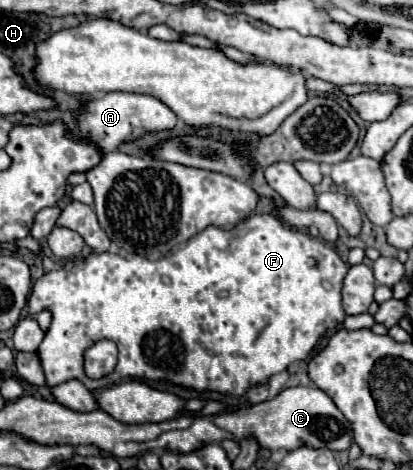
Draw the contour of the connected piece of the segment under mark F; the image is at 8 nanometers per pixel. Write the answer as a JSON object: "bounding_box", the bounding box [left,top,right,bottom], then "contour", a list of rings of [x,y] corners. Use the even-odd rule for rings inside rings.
{"bounding_box":[29,214,347,396],"contour":[[[273,214],[249,216],[231,232],[209,226],[179,252],[155,262],[141,256],[125,260],[117,254],[89,254],[87,258],[69,260],[61,270],[43,274],[29,298],[31,314],[45,308],[53,314],[51,326],[37,348],[45,384],[47,388],[55,388],[77,378],[89,390],[99,390],[113,382],[141,378],[169,380],[199,392],[217,390],[241,396],[257,382],[267,382],[273,374],[283,372],[291,362],[309,358],[327,329],[343,322],[346,314],[341,290],[345,274],[347,264],[335,250],[287,226]],[[105,338],[113,340],[119,348],[117,368],[103,380],[89,380],[83,372],[83,352]]]}

